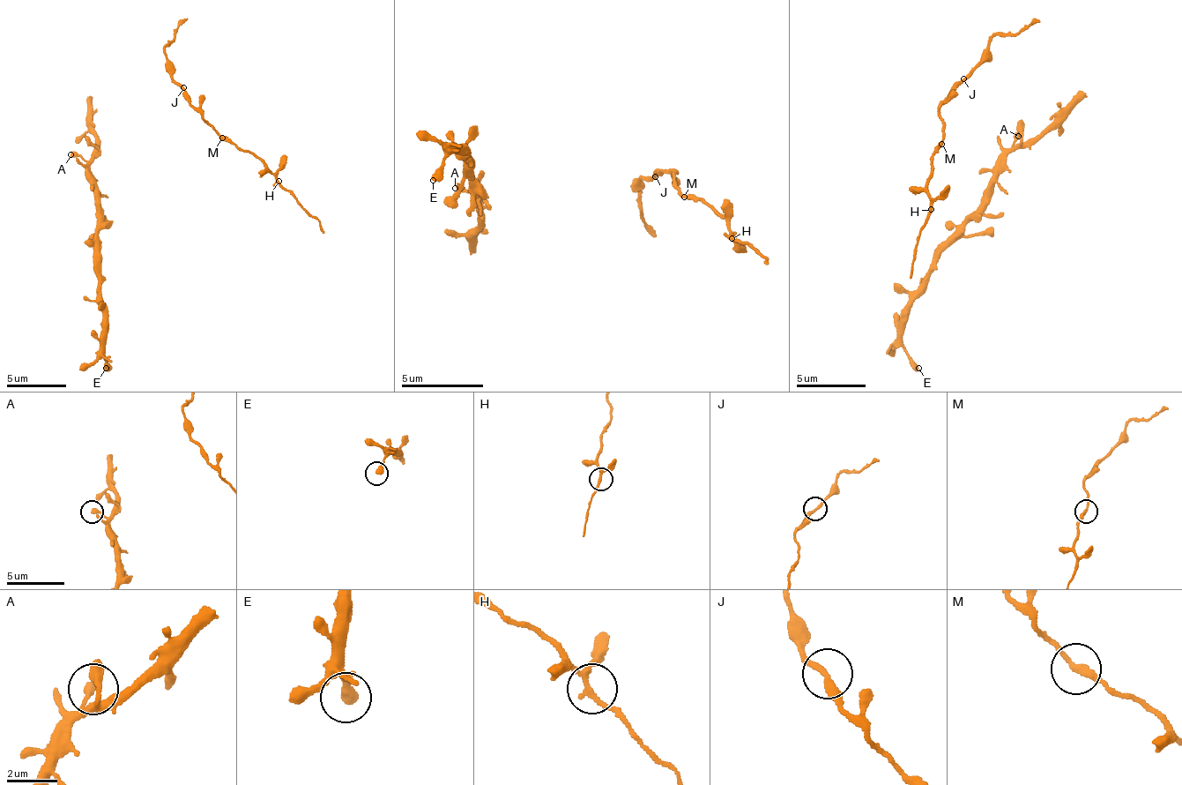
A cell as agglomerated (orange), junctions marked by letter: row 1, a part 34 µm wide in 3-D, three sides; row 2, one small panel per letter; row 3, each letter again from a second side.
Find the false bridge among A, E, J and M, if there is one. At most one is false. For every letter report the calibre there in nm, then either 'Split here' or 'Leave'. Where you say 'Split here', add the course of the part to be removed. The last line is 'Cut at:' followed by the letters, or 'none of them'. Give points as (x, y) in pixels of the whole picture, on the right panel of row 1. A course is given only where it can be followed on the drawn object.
A: Thickness 320 nm. Leave
E: Thickness 400 nm. Leave
J: Thickness 240 nm. Leave
M: Thickness 240 nm. Leave
Cut at: none of them

